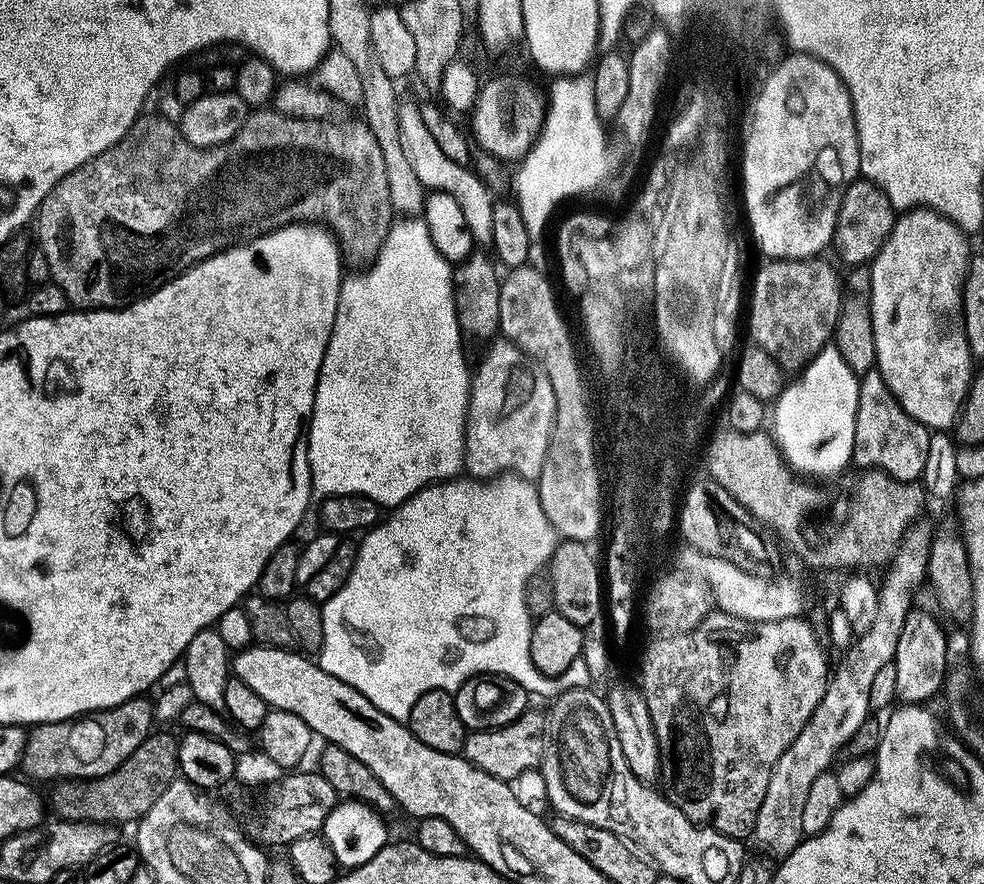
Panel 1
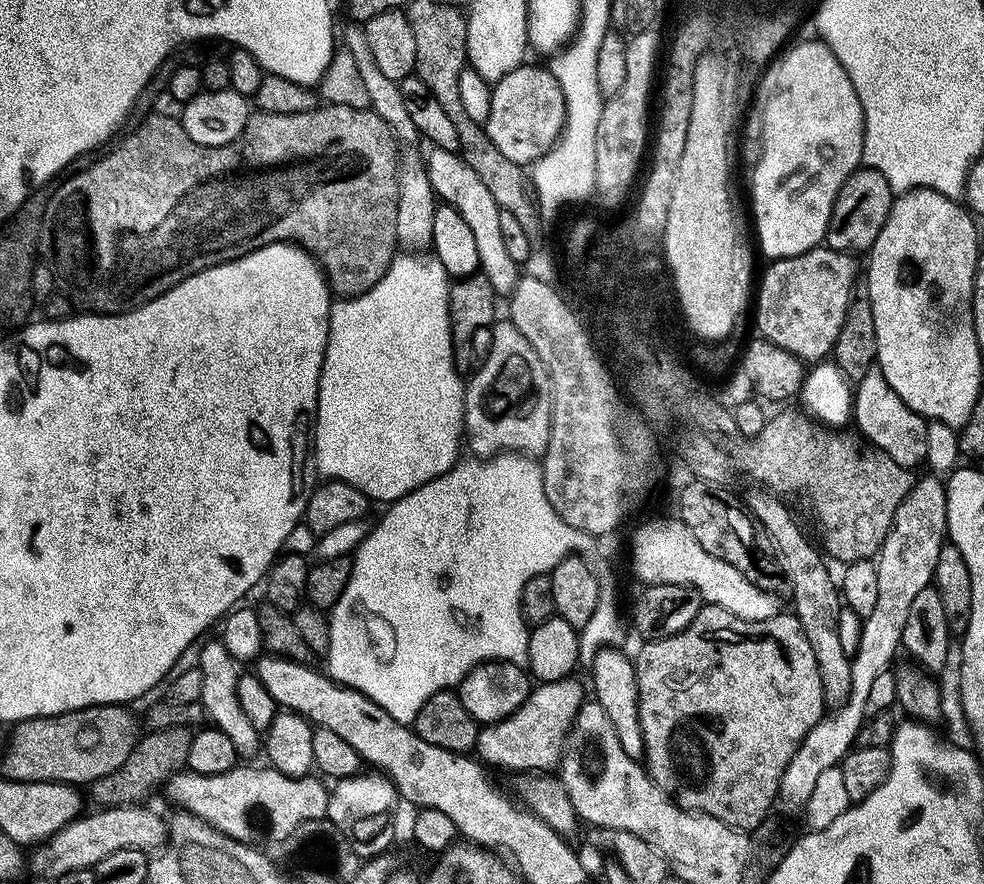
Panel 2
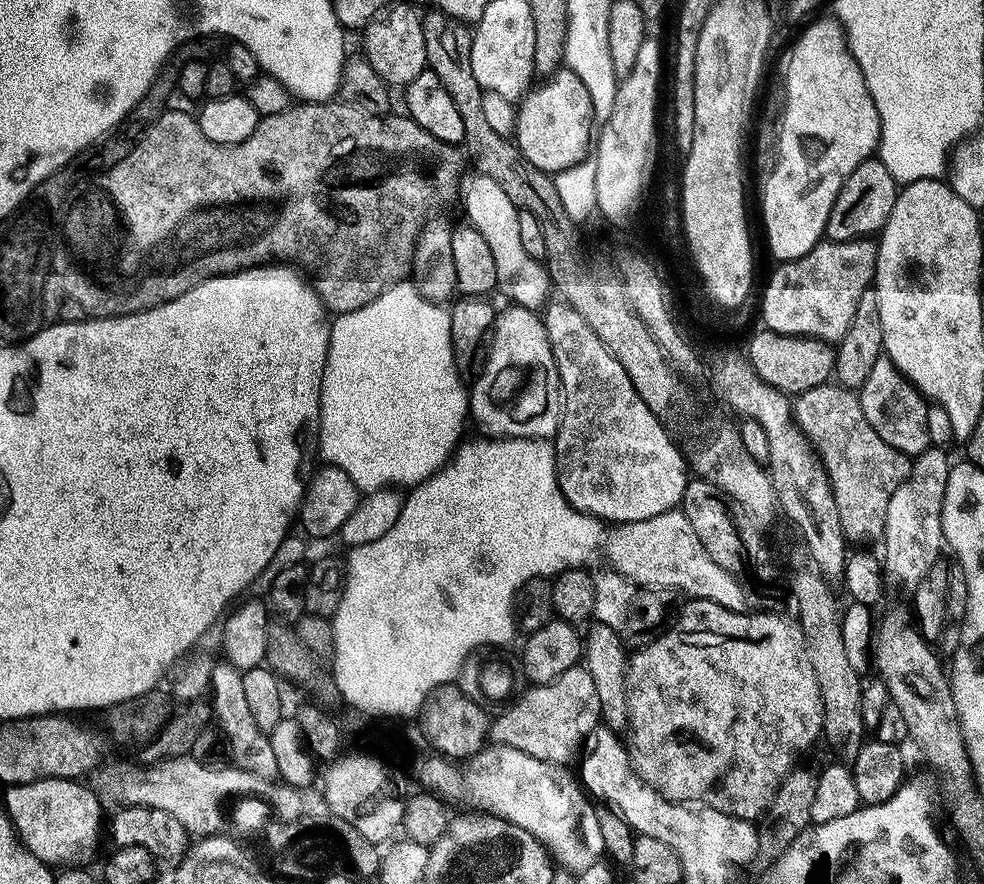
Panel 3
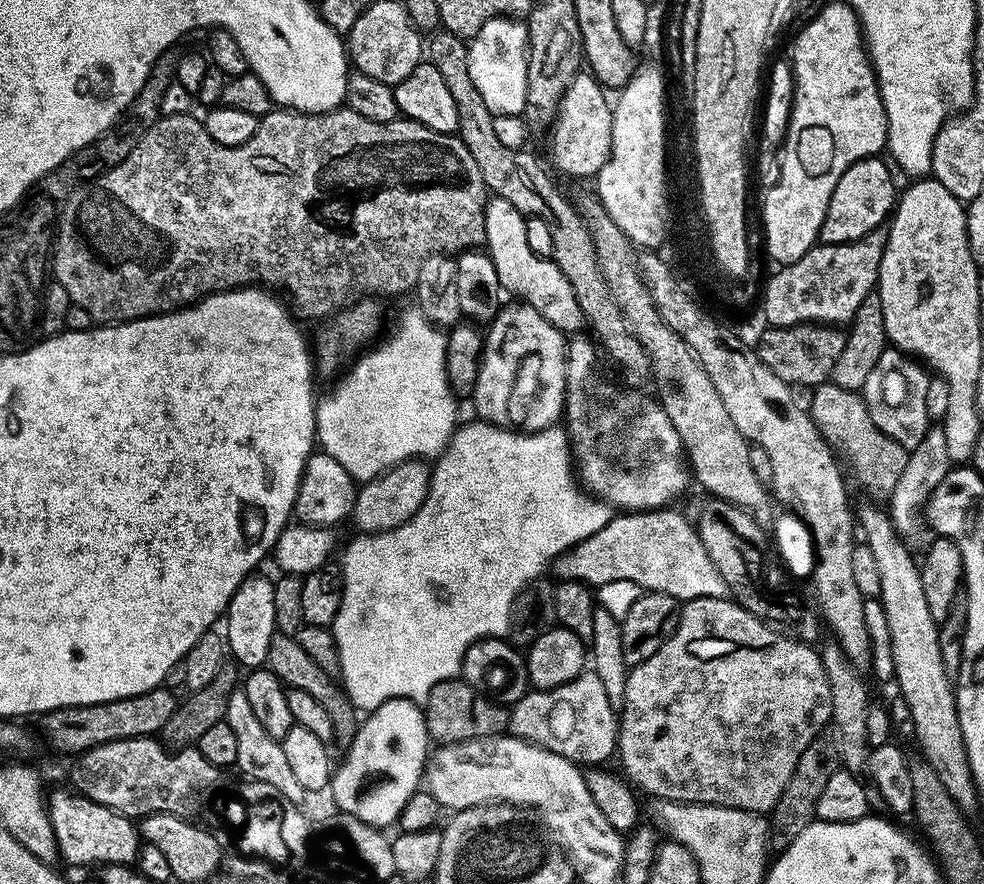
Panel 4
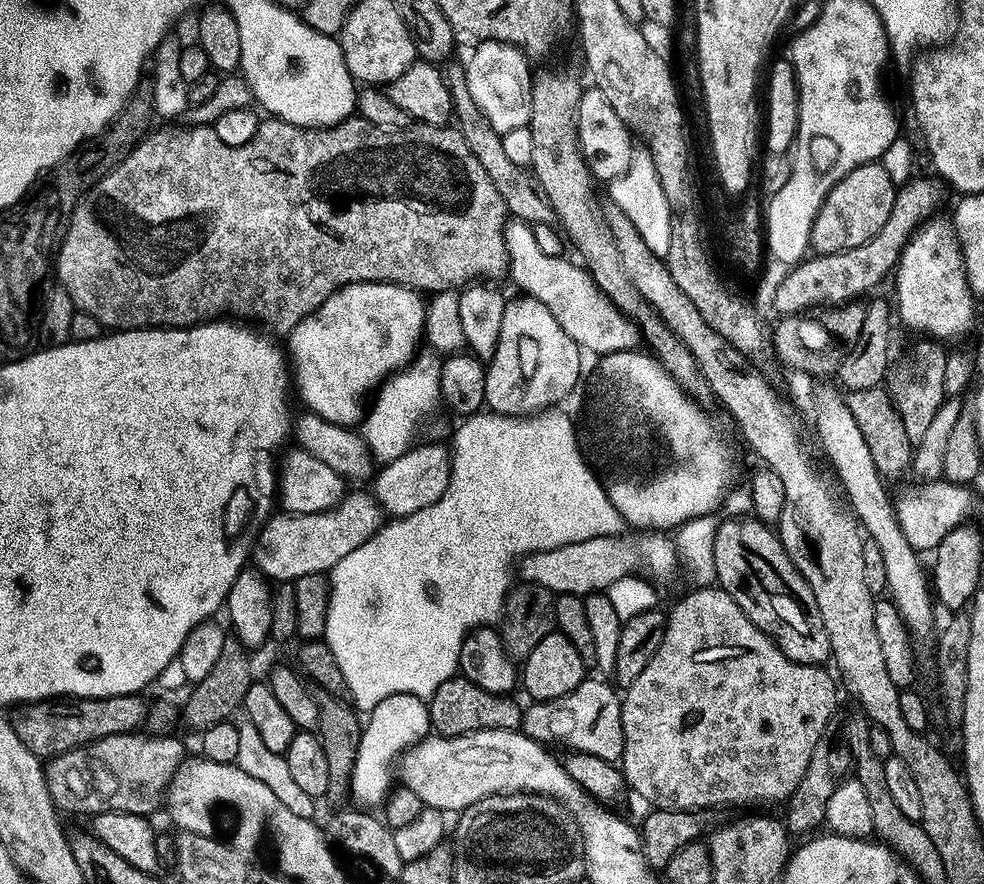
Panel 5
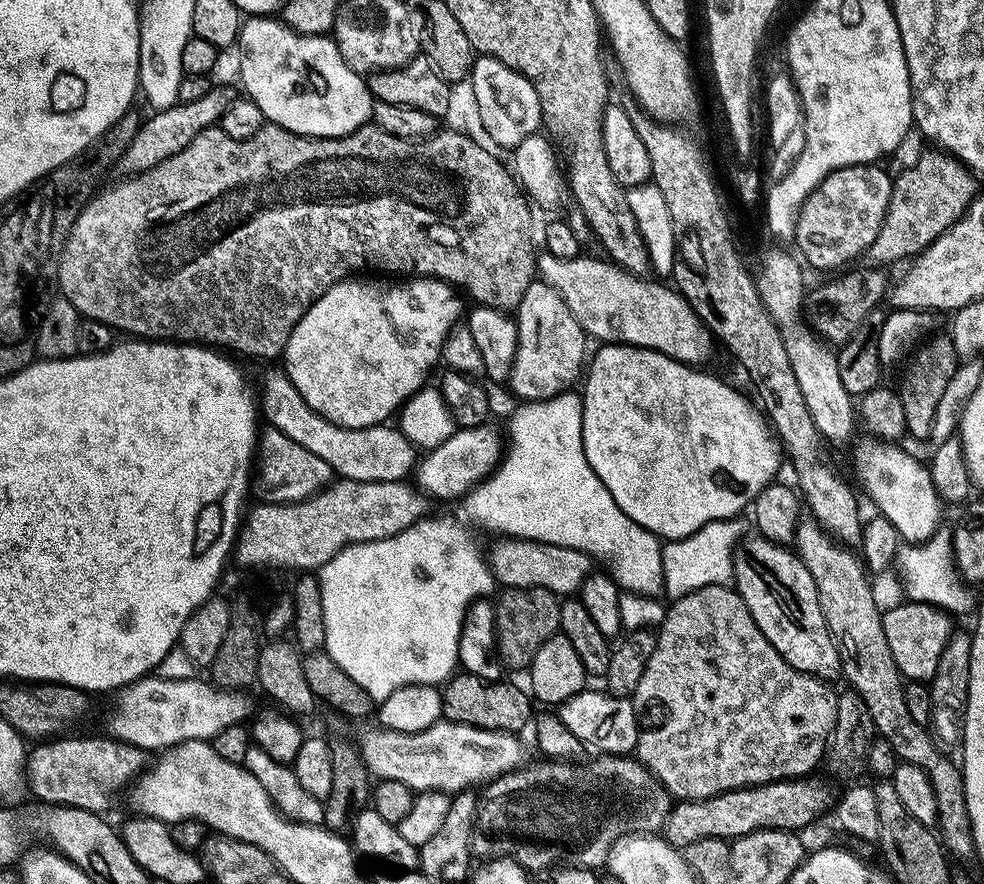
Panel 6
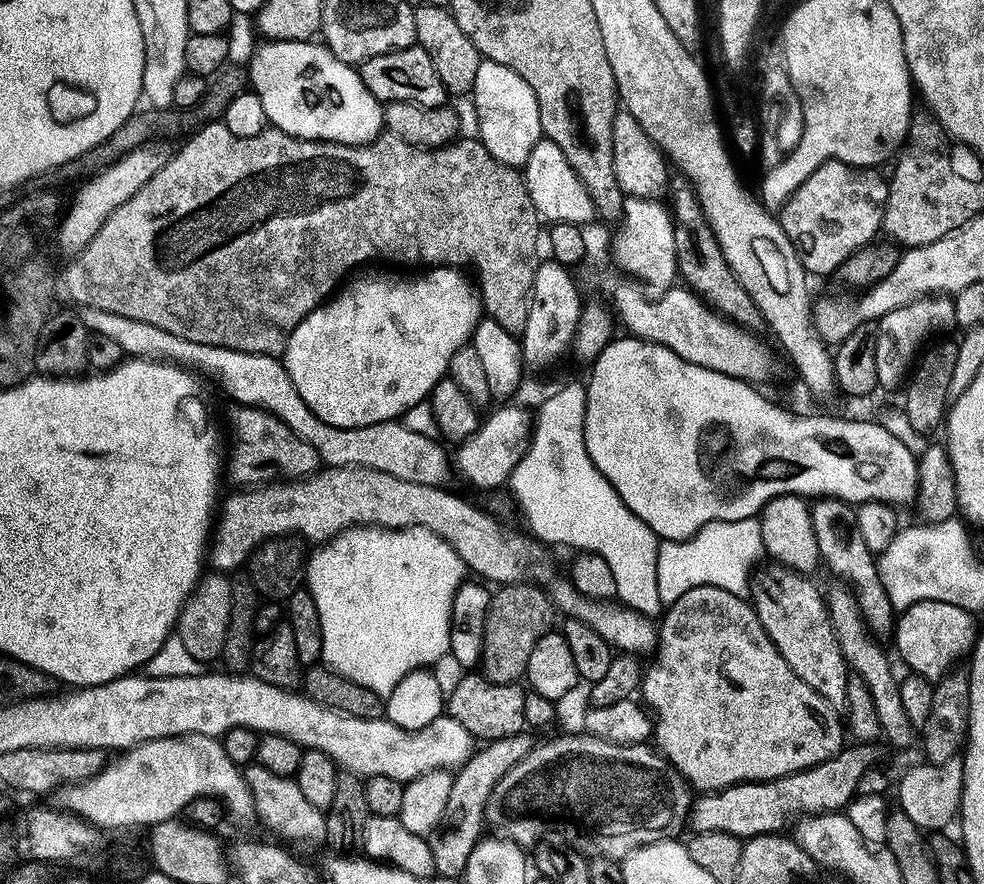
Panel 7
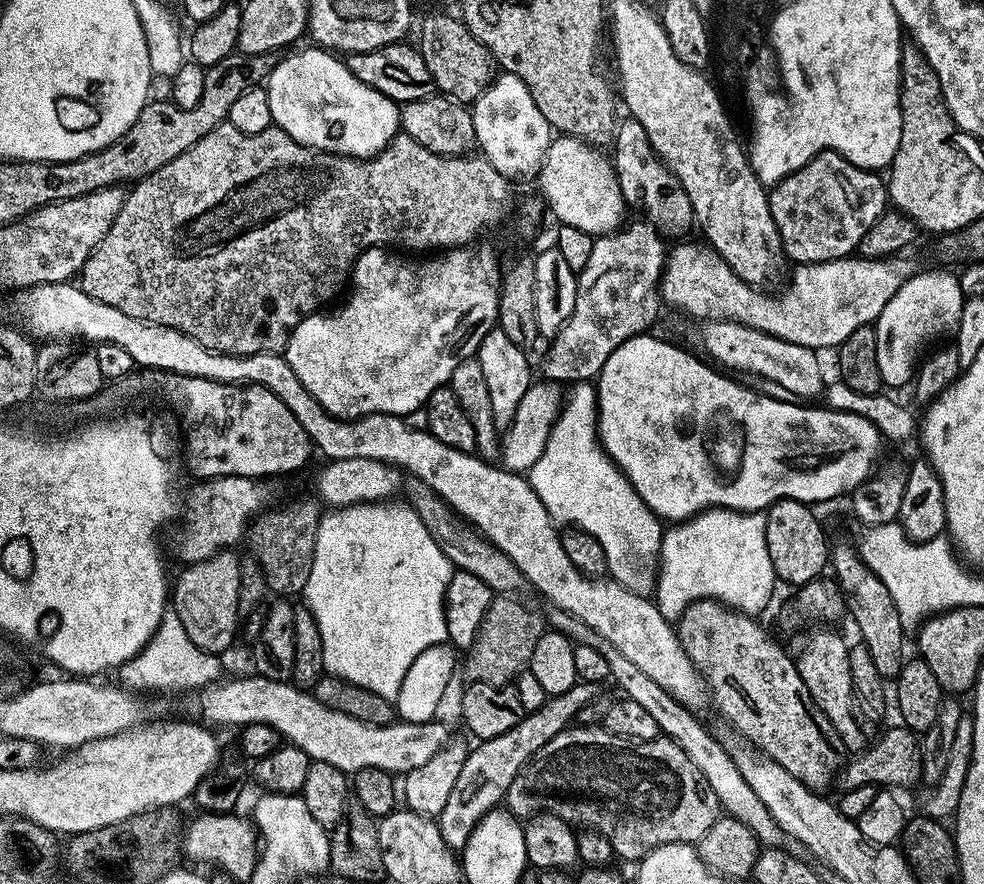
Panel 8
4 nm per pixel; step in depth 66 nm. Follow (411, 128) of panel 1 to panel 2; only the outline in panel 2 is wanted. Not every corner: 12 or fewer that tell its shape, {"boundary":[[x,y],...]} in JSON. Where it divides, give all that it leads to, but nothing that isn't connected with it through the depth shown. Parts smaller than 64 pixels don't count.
{"boundary":[[428,146],[430,186],[466,218],[498,296],[520,281],[502,209],[459,154]]}

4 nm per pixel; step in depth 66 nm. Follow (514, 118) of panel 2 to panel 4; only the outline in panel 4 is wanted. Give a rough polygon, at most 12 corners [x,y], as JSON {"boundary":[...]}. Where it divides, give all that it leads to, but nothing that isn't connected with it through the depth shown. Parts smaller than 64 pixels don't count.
{"boundary":[[591,71],[569,82],[552,160],[592,178],[612,150],[613,105]]}

